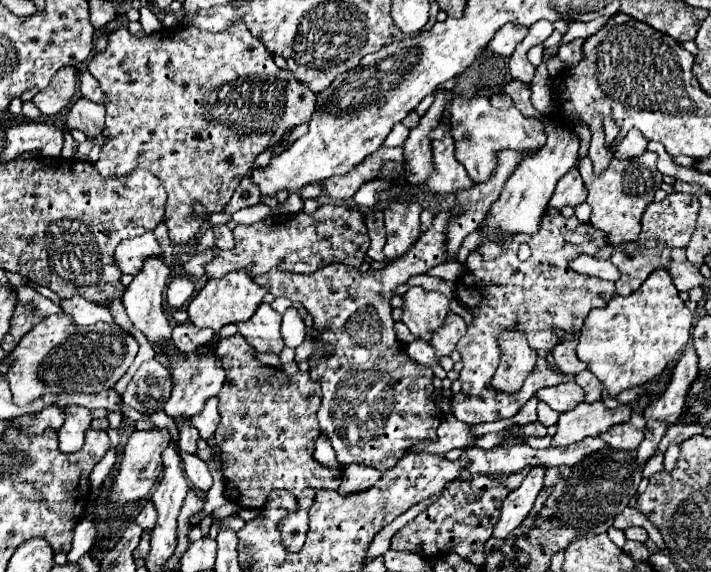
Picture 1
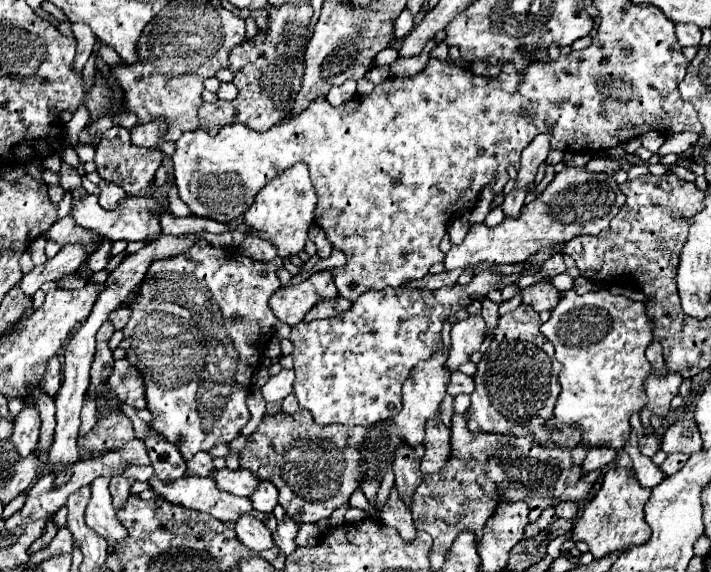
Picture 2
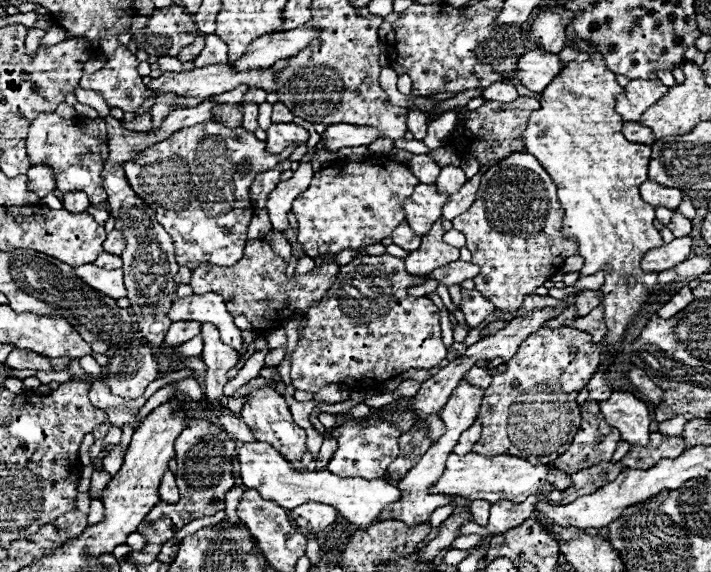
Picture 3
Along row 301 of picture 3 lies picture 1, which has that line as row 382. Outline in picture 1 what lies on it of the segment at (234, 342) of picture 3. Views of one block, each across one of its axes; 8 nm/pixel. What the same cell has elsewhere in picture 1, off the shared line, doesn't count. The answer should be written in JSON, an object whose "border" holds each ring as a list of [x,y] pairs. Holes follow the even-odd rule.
{"border":[[[196,348],[194,352],[188,354],[180,354],[180,356],[172,356],[170,360],[170,368],[172,368],[172,378],[174,378],[174,390],[170,400],[166,402],[164,410],[166,414],[176,422],[176,420],[190,420],[190,416],[198,414],[206,400],[216,396],[224,384],[224,368],[220,364],[220,360],[216,358],[216,354],[204,354],[200,356],[200,348]]]}

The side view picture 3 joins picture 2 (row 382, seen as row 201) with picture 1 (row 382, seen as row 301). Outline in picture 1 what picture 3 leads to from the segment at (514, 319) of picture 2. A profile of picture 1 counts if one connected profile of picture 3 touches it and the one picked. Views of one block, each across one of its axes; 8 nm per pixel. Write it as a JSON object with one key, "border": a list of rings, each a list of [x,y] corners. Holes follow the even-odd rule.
{"border":[[[503,331],[498,337],[498,344],[501,349],[502,360],[498,364],[496,374],[492,376],[492,388],[498,392],[518,392],[524,384],[524,380],[528,378],[528,374],[534,370],[536,366],[536,350],[532,350],[526,342],[526,338],[518,331]]]}

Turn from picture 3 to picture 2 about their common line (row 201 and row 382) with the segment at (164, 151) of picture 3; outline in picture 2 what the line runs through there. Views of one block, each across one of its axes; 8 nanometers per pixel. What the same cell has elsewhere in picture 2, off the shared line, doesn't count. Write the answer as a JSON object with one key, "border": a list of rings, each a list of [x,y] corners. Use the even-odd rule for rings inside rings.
{"border":[[[198,240],[190,250],[168,258],[168,260],[158,260],[152,262],[142,284],[140,284],[140,292],[136,294],[134,302],[128,306],[132,316],[128,320],[128,324],[124,326],[124,340],[120,342],[120,348],[126,352],[128,362],[144,376],[144,386],[146,386],[146,404],[150,414],[154,416],[150,422],[150,428],[154,432],[158,432],[160,436],[164,436],[166,442],[178,446],[180,454],[184,460],[190,460],[196,452],[200,450],[210,450],[214,446],[214,434],[216,434],[216,442],[232,442],[232,434],[240,434],[242,426],[250,420],[250,410],[246,406],[246,398],[250,392],[250,380],[254,376],[254,372],[258,370],[260,364],[260,354],[264,354],[264,348],[268,344],[270,332],[274,332],[274,326],[278,322],[278,318],[274,316],[274,312],[268,306],[270,296],[280,288],[280,280],[276,276],[276,268],[282,266],[282,260],[276,258],[272,262],[258,262],[252,260],[248,256],[244,256],[242,252],[234,250],[234,248],[214,248],[210,246],[206,240]]]}

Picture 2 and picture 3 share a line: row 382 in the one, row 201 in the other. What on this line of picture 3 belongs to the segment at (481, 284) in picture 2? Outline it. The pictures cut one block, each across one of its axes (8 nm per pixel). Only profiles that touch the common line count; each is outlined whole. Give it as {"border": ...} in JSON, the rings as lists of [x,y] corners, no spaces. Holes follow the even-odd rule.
{"border":[[[370,158],[364,162],[348,162],[342,168],[324,168],[314,172],[312,184],[302,192],[292,212],[298,218],[298,242],[310,258],[322,254],[338,254],[346,248],[362,248],[378,244],[392,234],[396,224],[404,222],[404,200],[414,192],[420,180],[404,164],[388,158]]]}

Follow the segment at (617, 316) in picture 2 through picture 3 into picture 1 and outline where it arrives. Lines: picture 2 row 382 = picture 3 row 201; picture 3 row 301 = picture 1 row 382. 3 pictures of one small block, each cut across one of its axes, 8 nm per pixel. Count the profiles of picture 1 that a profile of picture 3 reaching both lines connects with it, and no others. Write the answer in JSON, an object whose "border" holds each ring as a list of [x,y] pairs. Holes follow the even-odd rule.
{"border":[[[660,268],[628,298],[616,296],[604,308],[590,310],[578,338],[576,354],[606,386],[608,396],[616,398],[626,388],[642,386],[658,378],[674,364],[690,340],[692,324],[692,312],[680,300],[670,274]]]}

